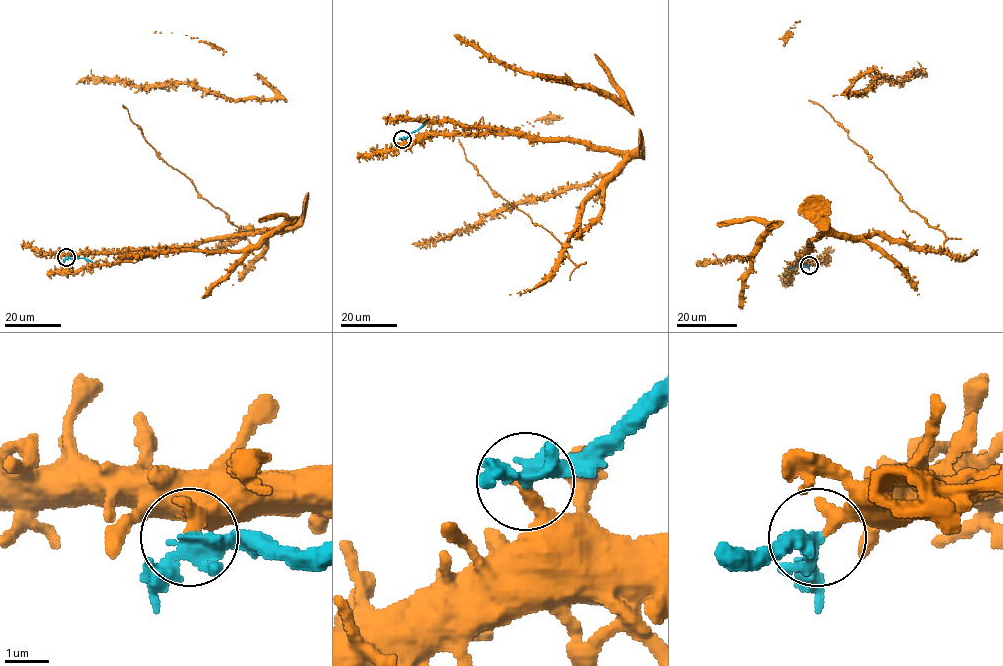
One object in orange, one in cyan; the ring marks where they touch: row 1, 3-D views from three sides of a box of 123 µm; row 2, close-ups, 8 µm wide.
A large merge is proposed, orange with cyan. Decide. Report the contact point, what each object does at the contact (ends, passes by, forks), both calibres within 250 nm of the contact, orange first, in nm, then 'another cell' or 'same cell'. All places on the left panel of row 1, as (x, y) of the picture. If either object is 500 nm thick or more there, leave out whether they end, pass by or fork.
(66, 257) | orange ends | cyan forks | 360/280 nm | another cell

